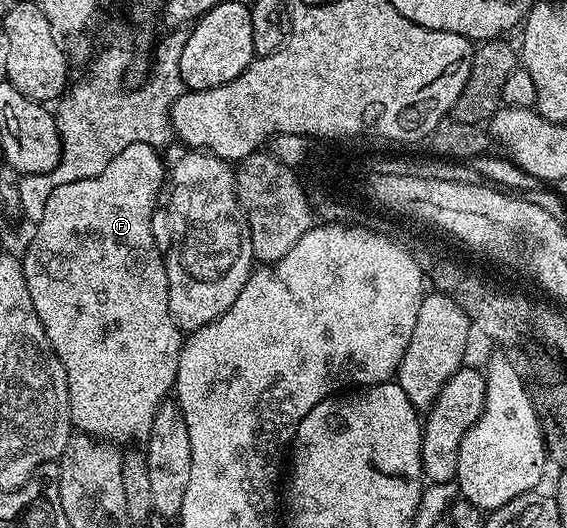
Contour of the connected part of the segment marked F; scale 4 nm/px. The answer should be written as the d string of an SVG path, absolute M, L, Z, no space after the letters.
M134 143L129 144L128 148L124 149L124 152L120 152L118 156L113 157L112 162L108 164L104 172L101 172L98 176L93 176L92 179L77 180L70 184L63 184L58 188L54 188L51 191L51 195L48 196L47 204L44 206L44 216L33 227L34 239L30 242L30 247L26 250L26 255L21 255L20 261L22 264L22 271L24 272L24 280L26 281L26 287L28 288L28 296L32 296L32 308L36 308L36 316L40 316L40 324L44 324L44 332L48 336L48 340L52 344L52 348L56 352L56 356L64 364L64 376L68 380L68 396L70 397L70 421L75 431L90 435L90 437L104 442L113 444L122 444L120 442L130 442L126 444L134 444L137 440L145 439L152 428L152 420L156 416L159 406L163 402L167 401L168 395L174 389L174 381L176 380L176 372L178 371L178 365L180 364L180 352L182 351L182 344L184 341L184 331L178 322L172 316L170 311L170 293L168 292L168 276L166 275L166 259L163 251L154 243L154 237L152 236L152 216L156 207L159 205L158 193L163 193L164 183L168 178L168 166L167 163L162 163L161 153L157 149L149 146L146 143Z

